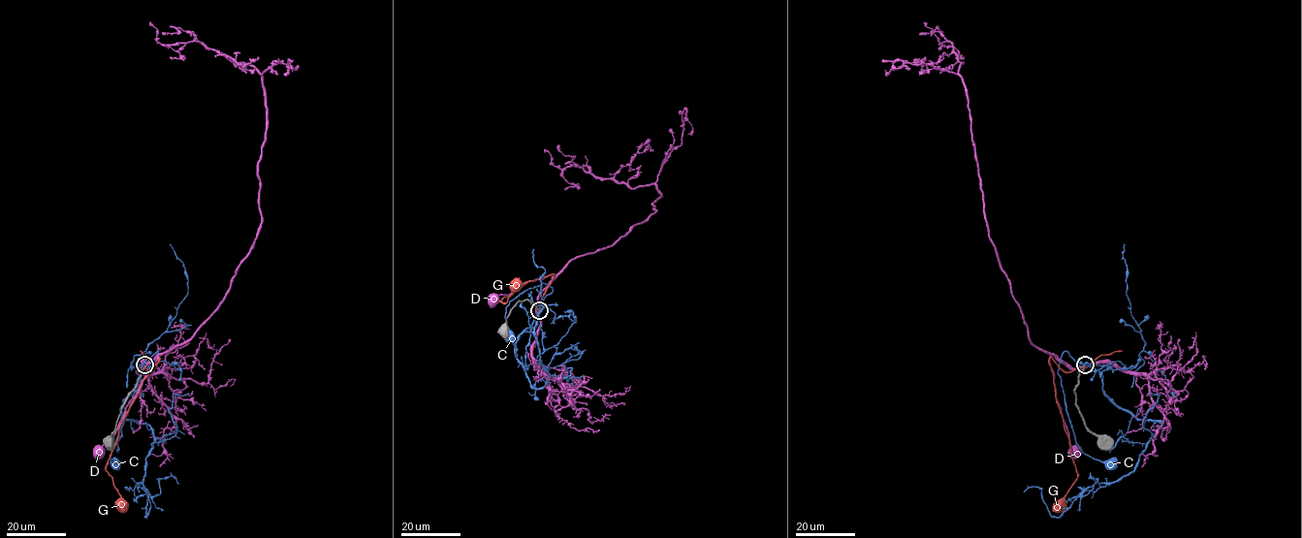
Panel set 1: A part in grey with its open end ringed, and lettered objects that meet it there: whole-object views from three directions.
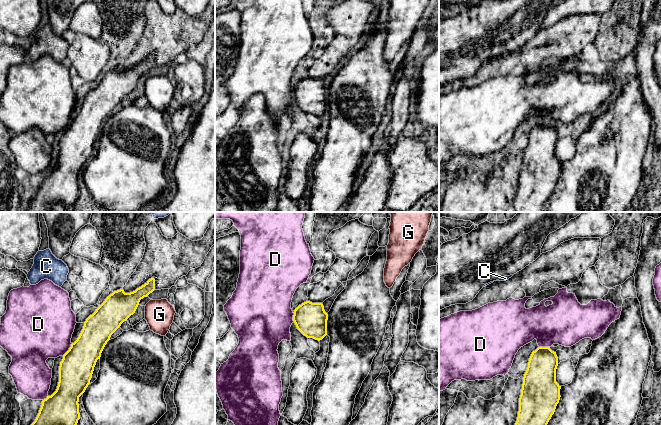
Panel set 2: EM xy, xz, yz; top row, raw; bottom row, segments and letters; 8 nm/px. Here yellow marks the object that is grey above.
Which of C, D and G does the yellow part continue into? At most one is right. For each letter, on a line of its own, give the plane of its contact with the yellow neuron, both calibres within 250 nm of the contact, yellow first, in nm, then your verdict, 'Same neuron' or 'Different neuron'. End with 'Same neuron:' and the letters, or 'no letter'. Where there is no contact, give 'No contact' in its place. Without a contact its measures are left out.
C: No contact. Different neuron
D: Touches yellow in xy. Thickness 280 nm (yellow) against 440 nm. Different neuron
G: No contact. Different neuron
Same neuron: no letter

